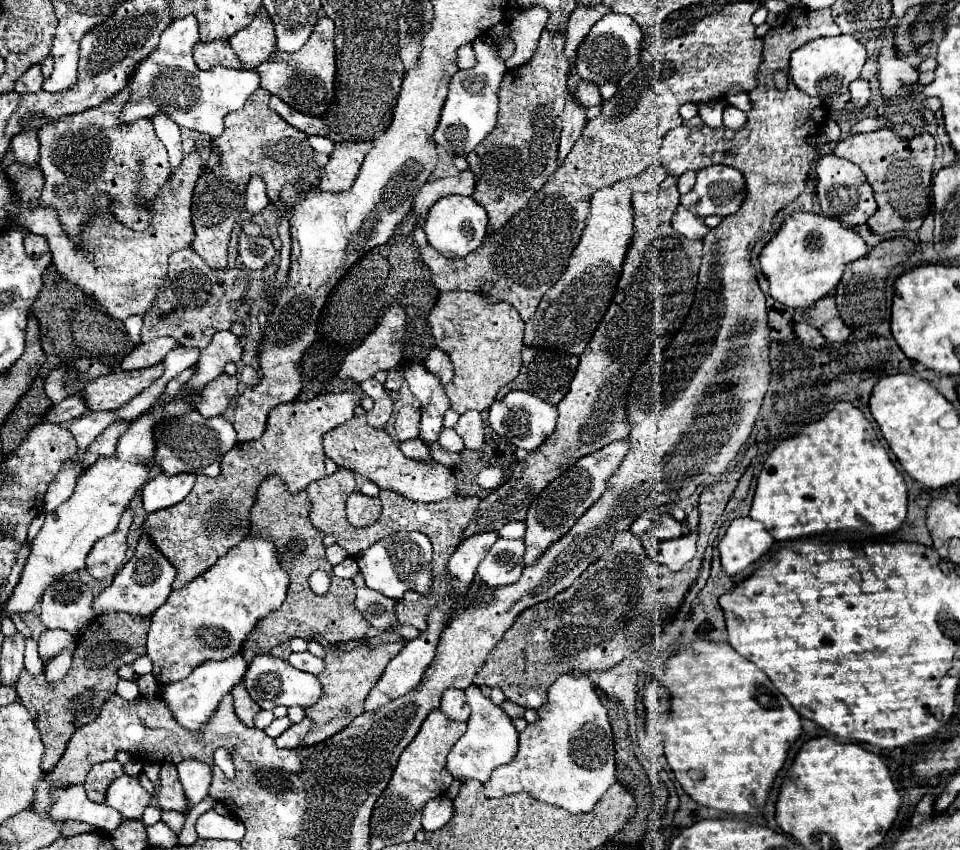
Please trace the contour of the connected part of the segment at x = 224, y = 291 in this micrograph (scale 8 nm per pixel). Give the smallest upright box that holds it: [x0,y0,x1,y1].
[143,248,249,350]

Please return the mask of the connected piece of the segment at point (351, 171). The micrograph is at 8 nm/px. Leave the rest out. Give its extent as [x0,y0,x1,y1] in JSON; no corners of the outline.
[319,142,373,192]

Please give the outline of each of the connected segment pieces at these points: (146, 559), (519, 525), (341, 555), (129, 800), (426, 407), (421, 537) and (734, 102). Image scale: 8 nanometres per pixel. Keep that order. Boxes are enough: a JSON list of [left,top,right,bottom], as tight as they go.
[[93,536,177,616],[499,522,527,538],[327,544,347,564],[105,776,151,820],[405,364,449,443],[357,532,433,600],[727,88,751,114]]

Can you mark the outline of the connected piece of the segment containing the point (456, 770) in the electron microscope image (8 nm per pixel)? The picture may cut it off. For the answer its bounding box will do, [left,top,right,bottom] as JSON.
[447,684,519,798]

